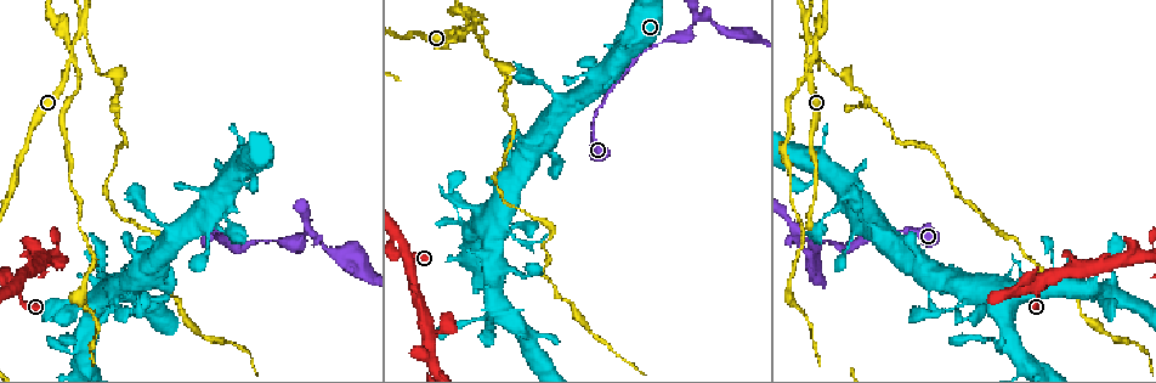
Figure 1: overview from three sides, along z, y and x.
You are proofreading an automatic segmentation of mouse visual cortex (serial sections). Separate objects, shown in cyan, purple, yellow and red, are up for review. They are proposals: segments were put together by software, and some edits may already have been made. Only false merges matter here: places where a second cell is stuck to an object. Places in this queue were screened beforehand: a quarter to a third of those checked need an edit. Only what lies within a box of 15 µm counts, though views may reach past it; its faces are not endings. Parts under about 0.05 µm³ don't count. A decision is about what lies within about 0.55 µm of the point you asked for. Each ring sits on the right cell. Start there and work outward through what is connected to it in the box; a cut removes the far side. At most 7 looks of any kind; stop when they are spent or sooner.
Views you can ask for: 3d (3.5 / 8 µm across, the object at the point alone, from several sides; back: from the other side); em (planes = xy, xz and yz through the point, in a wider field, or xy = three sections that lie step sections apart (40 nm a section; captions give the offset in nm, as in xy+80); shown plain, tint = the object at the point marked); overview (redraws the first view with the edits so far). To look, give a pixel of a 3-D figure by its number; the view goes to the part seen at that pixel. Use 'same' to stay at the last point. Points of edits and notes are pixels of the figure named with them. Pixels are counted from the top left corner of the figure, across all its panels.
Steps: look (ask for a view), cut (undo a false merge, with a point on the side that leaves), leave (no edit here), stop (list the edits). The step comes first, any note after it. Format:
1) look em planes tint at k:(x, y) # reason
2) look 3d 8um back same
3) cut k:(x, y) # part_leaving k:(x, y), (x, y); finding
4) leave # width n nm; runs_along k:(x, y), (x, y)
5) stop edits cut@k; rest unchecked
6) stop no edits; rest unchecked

look 3d 3.5um at 1:(695, 21) # three arms meet

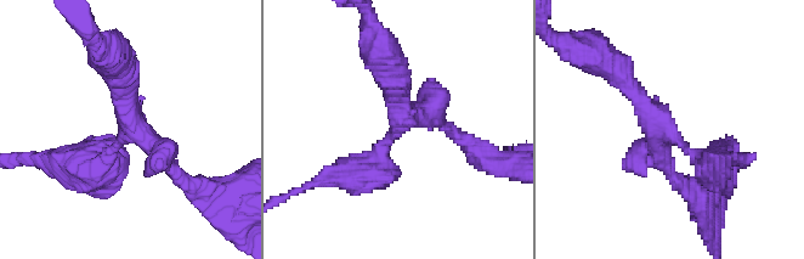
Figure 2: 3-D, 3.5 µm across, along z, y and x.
look em xy step 5 tint at 2:(667, 131) # shape alone is not enough

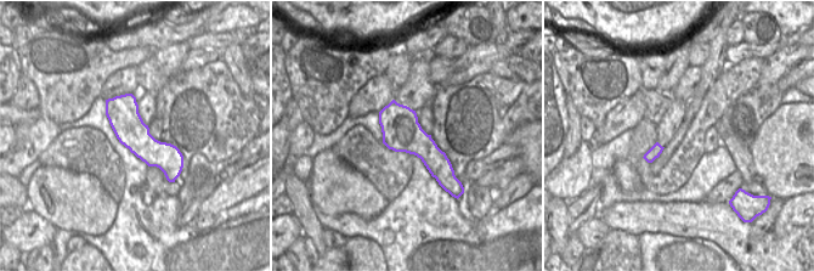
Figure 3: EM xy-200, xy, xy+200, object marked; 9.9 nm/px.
leave # runs_along 2:(357, 173), (409, 117), (458, 136); continuous, no second cell

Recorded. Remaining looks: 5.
look 3d 3.5um at 1:(1031, 287)

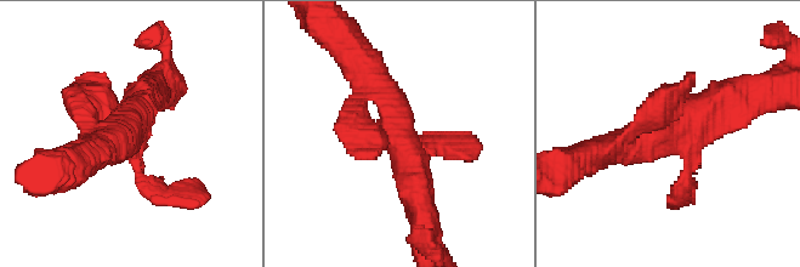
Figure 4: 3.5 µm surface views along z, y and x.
look em xy step 1 tint at 4:(400, 135) # shape alone is not enough

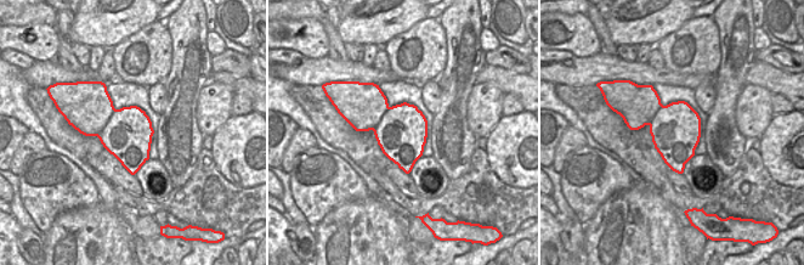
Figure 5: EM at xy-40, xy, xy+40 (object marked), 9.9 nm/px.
leave # width 500 nm; runs_along 4:(429, 146), (407, 155), (366, 68); continuous, no second cell

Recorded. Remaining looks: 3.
look 3d 8um at 1:(807, 56) # looks like a crossing

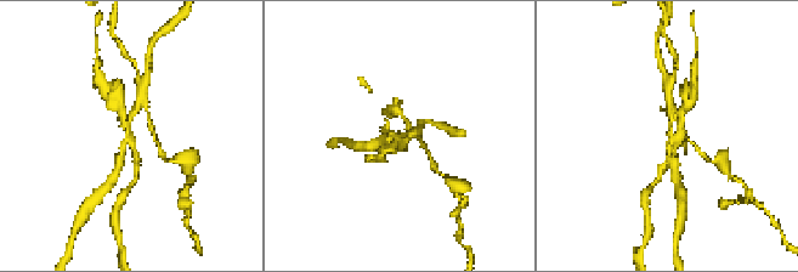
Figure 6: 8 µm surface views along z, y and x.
look em xy step 1 tint at 6:(125, 137)

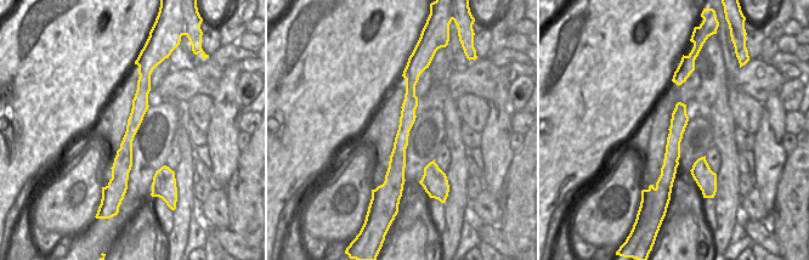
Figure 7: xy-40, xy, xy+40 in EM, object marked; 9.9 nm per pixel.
cut 6:(120, 101) # part_leaving 6:(119, 160), (134, 113); a second cell is stuck on

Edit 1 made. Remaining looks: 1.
stop edits cut@6; rest unchecked

